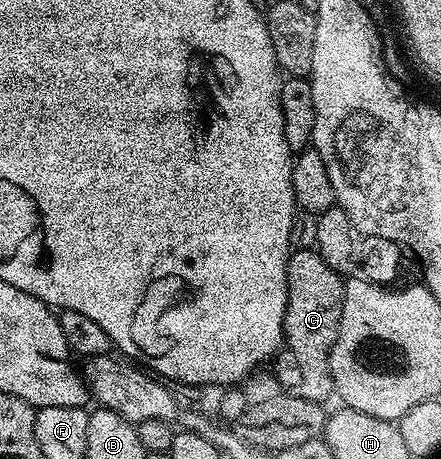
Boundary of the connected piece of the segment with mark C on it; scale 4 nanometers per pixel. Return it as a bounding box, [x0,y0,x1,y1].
[277,249,346,403]

